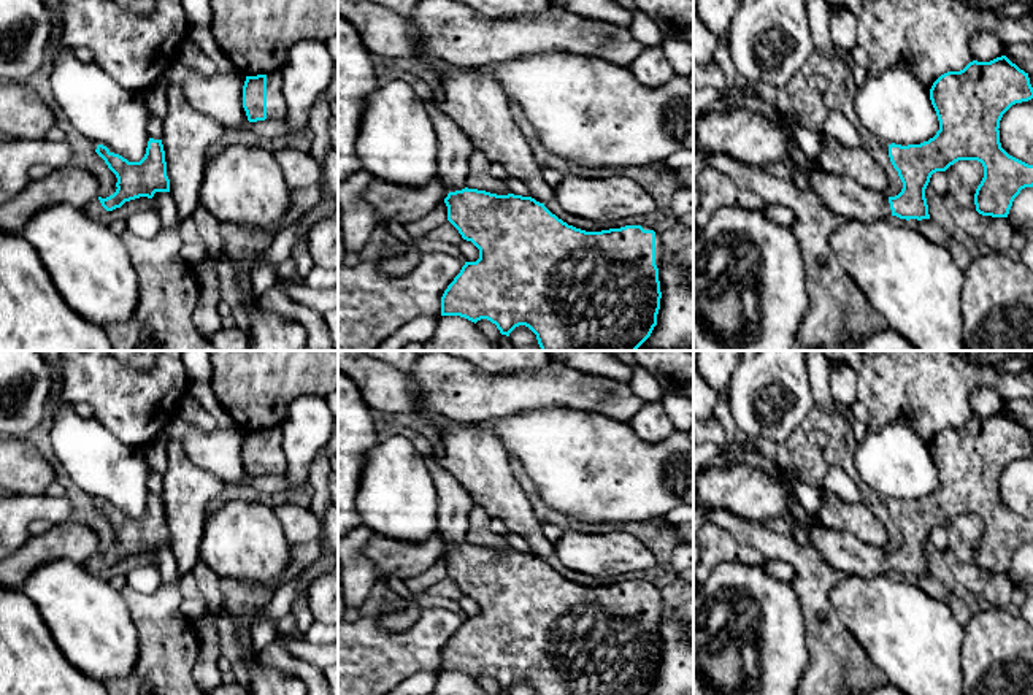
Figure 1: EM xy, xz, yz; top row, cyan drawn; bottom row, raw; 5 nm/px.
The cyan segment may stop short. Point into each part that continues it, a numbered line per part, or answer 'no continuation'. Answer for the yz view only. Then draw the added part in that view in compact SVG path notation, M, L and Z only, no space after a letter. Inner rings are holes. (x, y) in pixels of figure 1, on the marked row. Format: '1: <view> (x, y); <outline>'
1: yz (841, 195); M817 168L808 173L809 189L835 214L857 219L877 221L892 216L889 197L866 187L846 176L836 176Z

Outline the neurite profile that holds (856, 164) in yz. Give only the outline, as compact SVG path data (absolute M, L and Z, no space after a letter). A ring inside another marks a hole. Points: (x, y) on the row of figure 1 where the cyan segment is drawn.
M827 136L817 157L817 167L836 176L846 176L862 187L884 194L887 176L874 159L862 148L847 148L836 138Z

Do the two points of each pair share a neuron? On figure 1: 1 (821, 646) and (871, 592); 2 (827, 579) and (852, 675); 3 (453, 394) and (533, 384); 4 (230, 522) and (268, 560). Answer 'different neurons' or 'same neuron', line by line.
1: different neurons
2: same neuron
3: same neuron
4: same neuron

